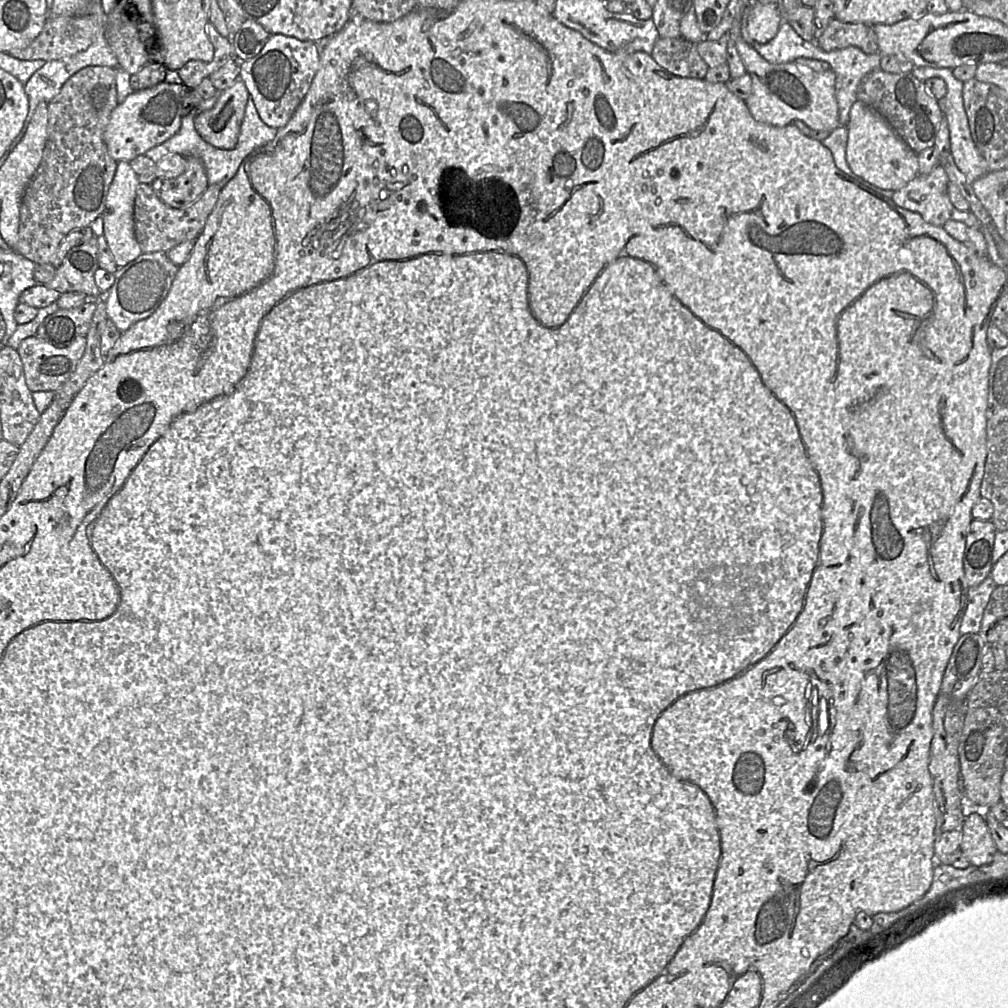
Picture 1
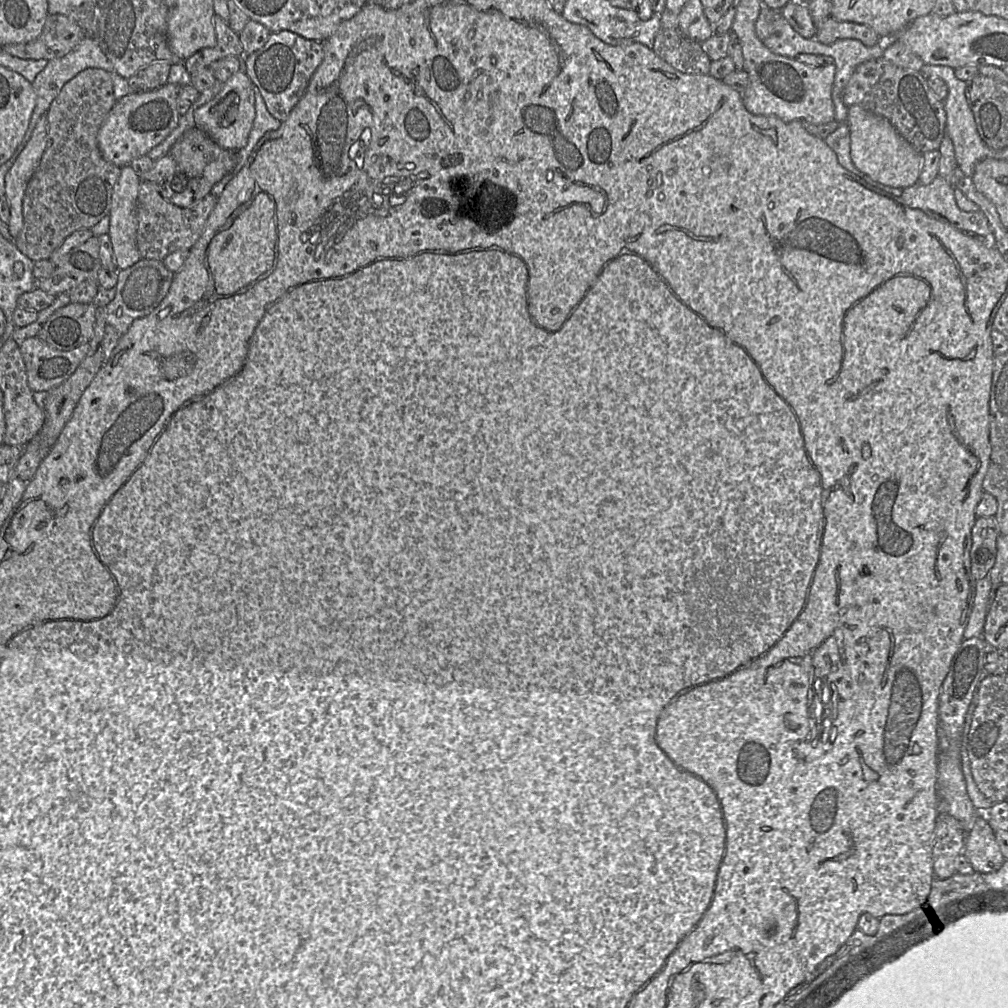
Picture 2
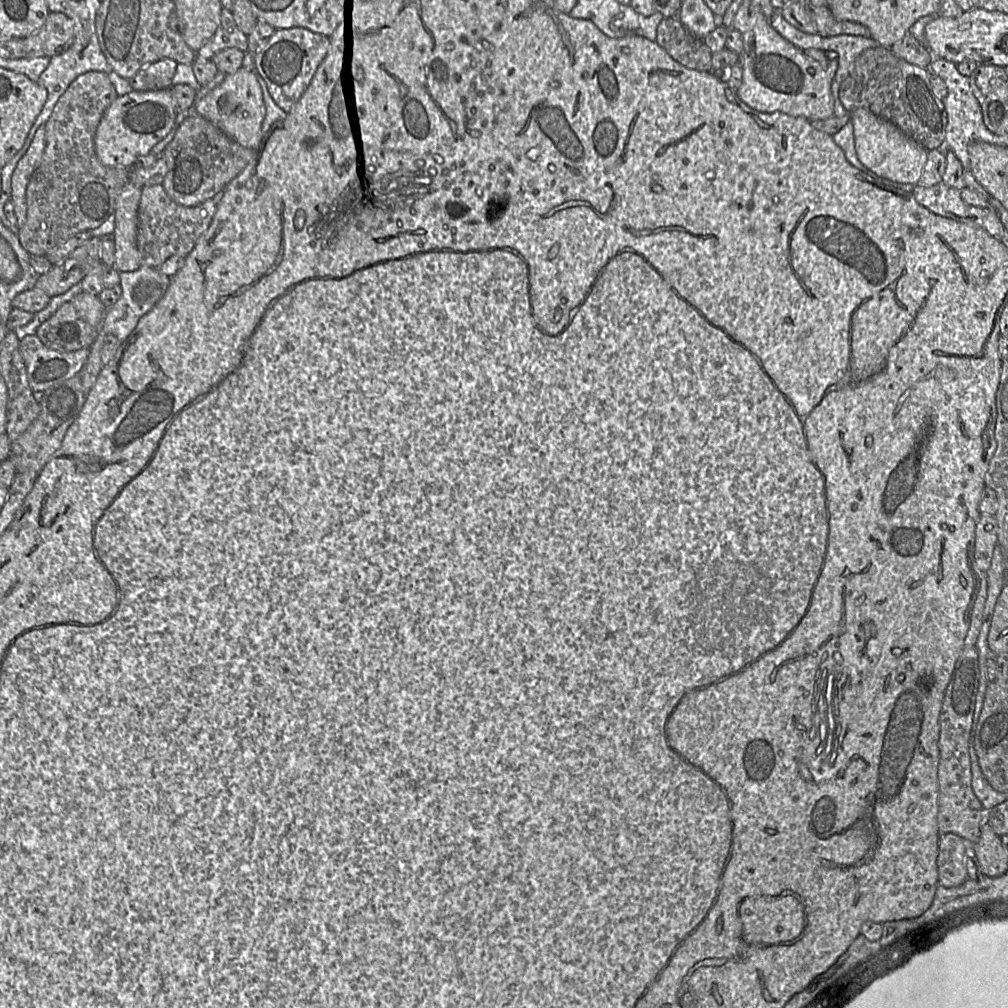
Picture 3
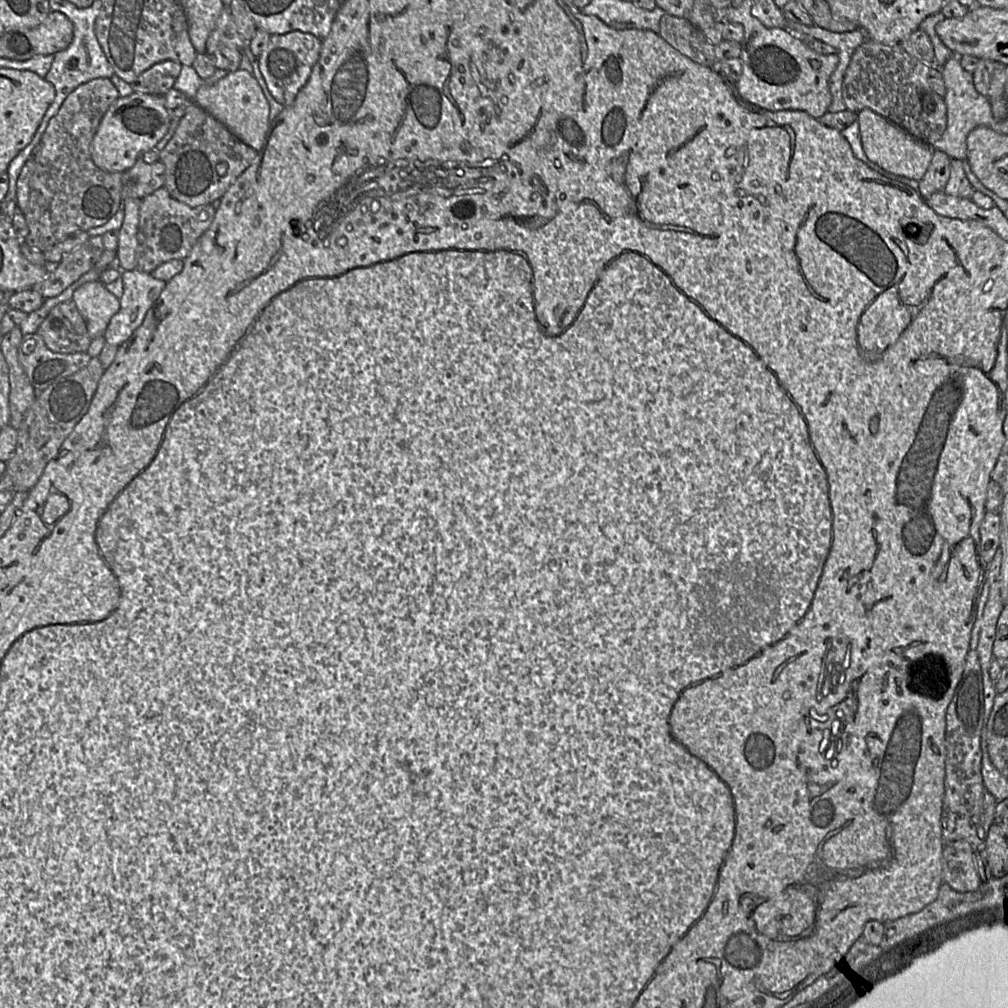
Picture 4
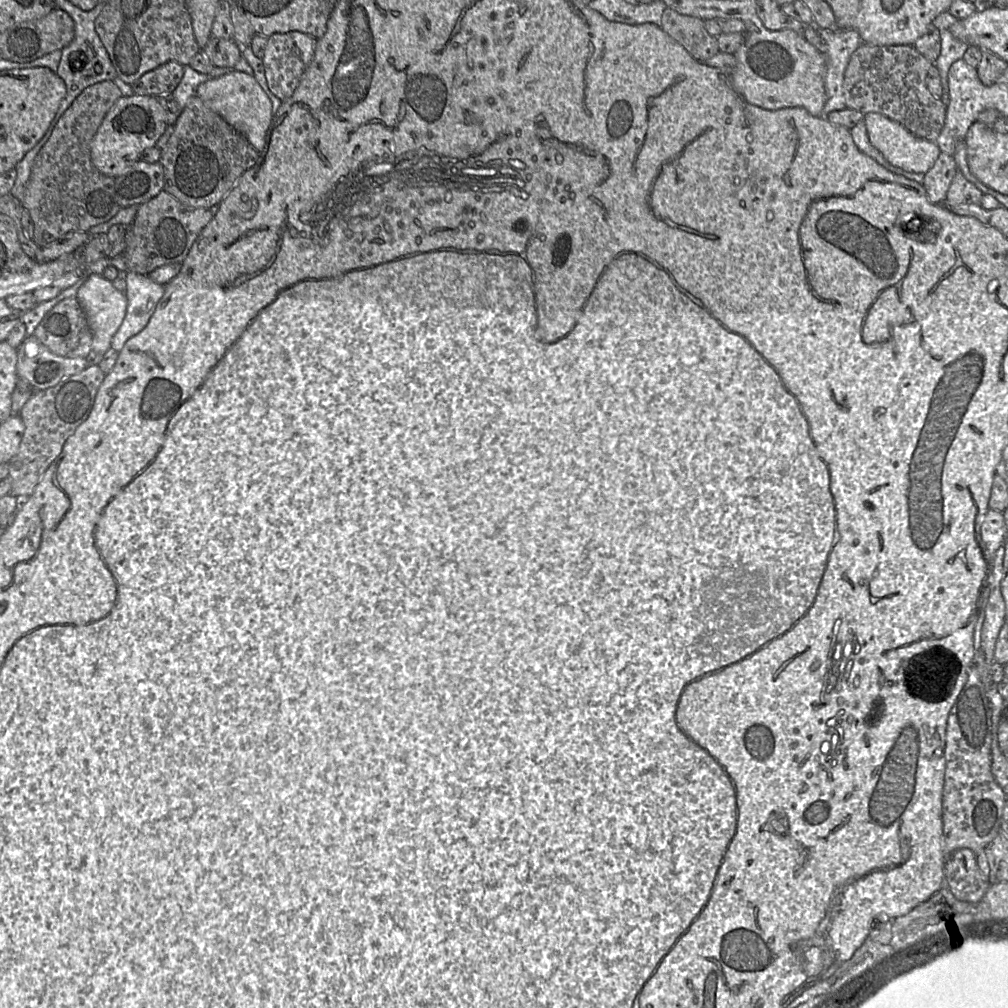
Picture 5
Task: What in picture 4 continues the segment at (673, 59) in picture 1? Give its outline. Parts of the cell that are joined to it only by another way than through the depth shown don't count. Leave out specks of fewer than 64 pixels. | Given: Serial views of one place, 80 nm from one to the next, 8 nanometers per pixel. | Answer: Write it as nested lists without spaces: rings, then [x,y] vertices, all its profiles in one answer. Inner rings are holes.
[[[665,13],[660,19],[659,35],[692,61],[707,67],[713,66],[716,60],[715,46],[688,19]]]

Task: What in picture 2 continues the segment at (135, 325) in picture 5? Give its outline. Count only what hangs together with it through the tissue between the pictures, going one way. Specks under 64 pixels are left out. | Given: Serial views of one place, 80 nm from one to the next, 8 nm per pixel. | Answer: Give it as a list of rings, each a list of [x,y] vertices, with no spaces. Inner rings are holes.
[[[141,258],[129,268],[118,270],[115,297],[104,307],[106,323],[114,326],[120,335],[127,332],[135,319],[149,315],[165,298],[174,273],[167,269],[162,260]]]

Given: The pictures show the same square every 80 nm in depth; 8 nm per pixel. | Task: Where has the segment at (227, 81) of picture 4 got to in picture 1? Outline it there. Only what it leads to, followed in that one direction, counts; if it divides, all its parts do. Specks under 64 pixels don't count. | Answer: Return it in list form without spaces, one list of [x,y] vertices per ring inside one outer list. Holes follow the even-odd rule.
[[[238,78],[235,83],[221,92],[214,105],[202,111],[195,118],[195,129],[201,138],[210,145],[221,149],[232,149],[236,146],[245,108],[250,98],[245,83]]]

